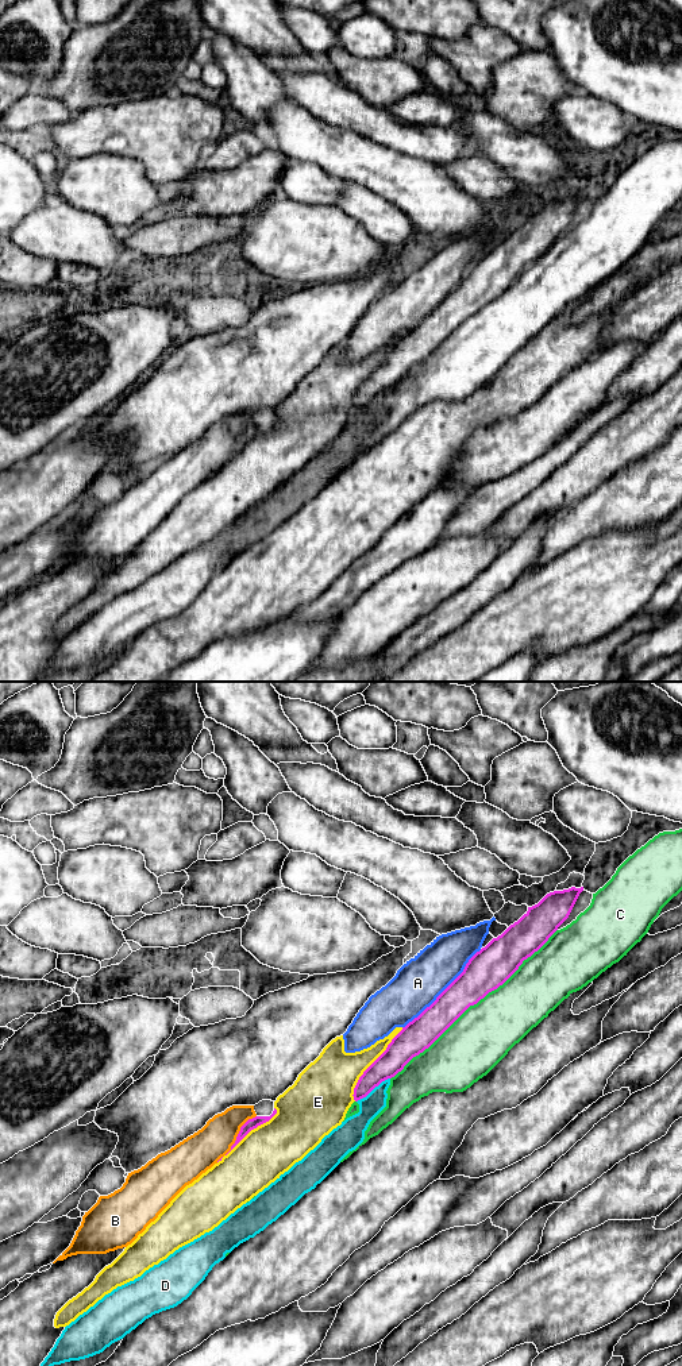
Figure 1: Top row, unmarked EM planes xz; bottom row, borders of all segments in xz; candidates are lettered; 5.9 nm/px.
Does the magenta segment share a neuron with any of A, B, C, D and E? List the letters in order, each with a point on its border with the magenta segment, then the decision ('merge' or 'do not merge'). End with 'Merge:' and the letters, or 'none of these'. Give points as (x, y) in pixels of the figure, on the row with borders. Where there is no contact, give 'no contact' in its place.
A: contact xz (444, 990); do not merge
B: contact xz (238, 1134); do not merge
C: contact xz (474, 1003); do not merge
D: contact xz (373, 1088); do not merge
E: contact xz (372, 1064); merge
Merge: E

